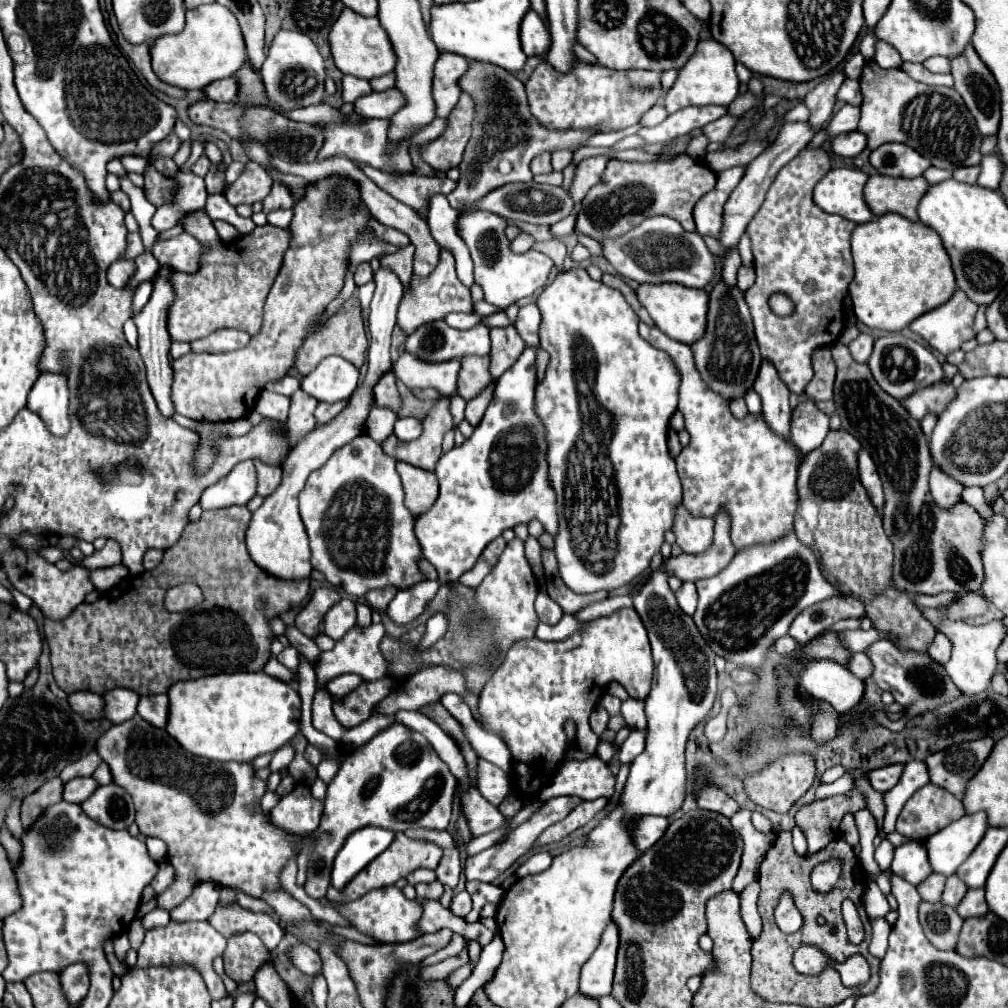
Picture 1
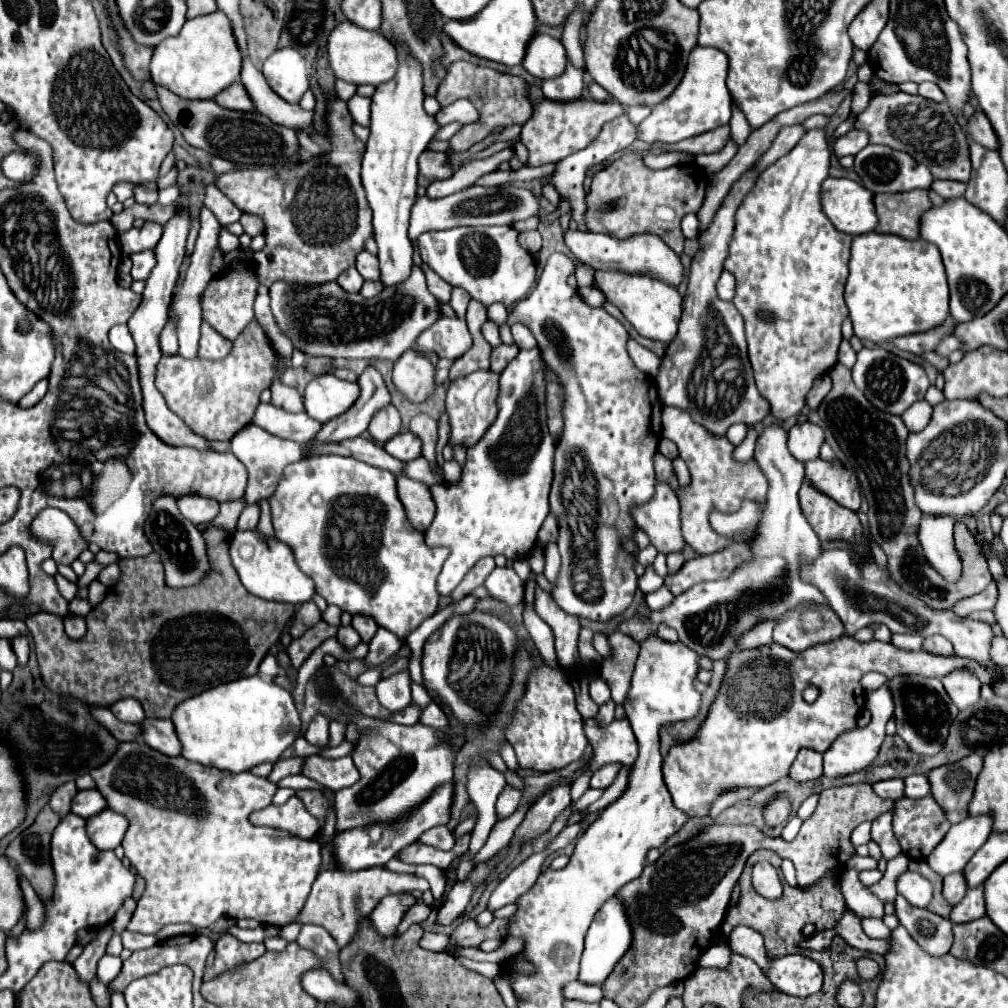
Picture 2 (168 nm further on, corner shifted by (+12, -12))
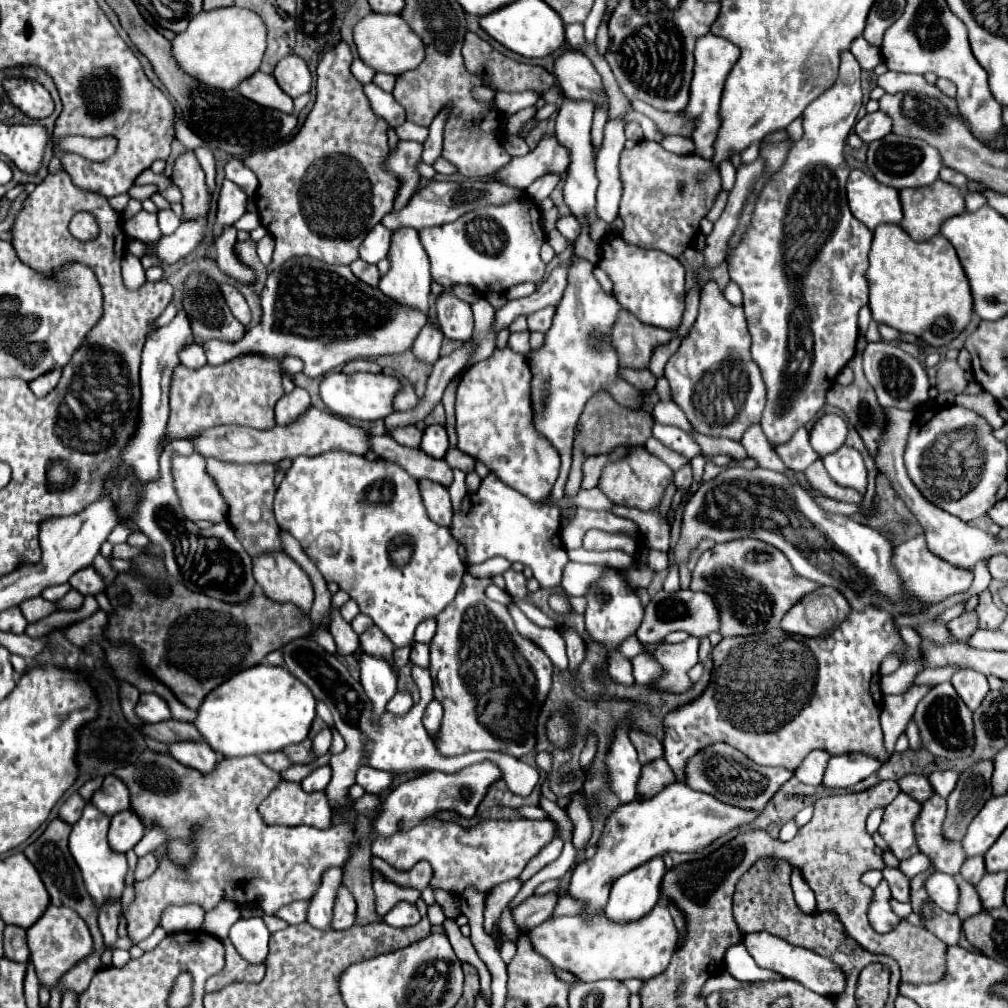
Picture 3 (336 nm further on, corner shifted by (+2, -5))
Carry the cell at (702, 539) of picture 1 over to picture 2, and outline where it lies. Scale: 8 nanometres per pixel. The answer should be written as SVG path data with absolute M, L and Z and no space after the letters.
M656 480L654 498L646 504L632 506L632 520L640 530L644 530L650 542L660 552L680 552L684 546L684 538L680 532L680 502L674 490Z

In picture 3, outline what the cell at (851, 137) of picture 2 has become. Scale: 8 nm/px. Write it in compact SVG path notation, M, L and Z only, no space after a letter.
M866 113L854 127L854 133L864 141L864 143L872 143L876 139L886 137L892 131L892 121L882 113Z

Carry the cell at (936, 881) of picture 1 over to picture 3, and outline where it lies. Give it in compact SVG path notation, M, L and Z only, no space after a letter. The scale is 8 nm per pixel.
M960 873L954 875L954 881L958 883L958 889L960 889L960 901L958 901L958 911L956 911L956 915L964 921L964 919L980 913L980 911L982 911L982 905L980 905L980 901L978 901L976 889L974 889L972 885L968 885L968 883L962 879Z

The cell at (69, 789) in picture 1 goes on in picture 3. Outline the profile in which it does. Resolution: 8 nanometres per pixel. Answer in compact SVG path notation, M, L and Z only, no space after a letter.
M106 775L104 785L92 795L90 803L94 803L96 809L100 809L104 815L112 817L114 813L128 809L128 805L130 805L128 795L130 793L122 781L118 781L114 775Z

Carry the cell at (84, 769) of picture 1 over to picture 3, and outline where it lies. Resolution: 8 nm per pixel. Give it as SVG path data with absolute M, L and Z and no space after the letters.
M78 791L72 793L72 795L60 805L60 819L64 819L66 823L72 825L72 823L78 821L78 817L82 815L84 805L86 805L86 801L78 795Z

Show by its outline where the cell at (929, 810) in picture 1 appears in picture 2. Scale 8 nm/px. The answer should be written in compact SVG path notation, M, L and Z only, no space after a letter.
M932 796L920 798L920 800L908 800L908 798L898 800L894 804L892 824L894 824L894 834L902 846L902 852L910 860L926 860L950 830L950 822L946 820L946 814L942 812L942 808Z

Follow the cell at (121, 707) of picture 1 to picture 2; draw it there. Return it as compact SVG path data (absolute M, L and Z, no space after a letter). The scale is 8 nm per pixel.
M124 698L124 700L118 700L114 702L112 706L112 712L118 720L122 722L142 722L146 716L144 716L144 708L142 704L136 700L136 698Z

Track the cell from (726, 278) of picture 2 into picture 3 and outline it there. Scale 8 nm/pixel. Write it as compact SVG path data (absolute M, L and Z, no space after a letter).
M730 281L724 289L724 297L732 303L732 305L742 305L742 291L738 289L738 285L734 281Z

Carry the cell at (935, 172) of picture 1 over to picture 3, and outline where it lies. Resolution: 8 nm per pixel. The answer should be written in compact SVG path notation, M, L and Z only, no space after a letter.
M964 191L964 201L966 201L968 211L974 211L974 209L980 209L982 205L986 205L986 199L980 193L970 193L970 191Z

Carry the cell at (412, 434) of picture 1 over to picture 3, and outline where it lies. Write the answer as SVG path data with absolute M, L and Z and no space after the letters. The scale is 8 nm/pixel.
M428 425L424 429L422 441L420 441L420 449L424 453L428 453L430 457L444 457L446 449L448 449L446 429L442 425Z

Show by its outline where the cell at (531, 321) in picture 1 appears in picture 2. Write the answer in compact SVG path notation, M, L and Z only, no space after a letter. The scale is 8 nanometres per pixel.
M512 324L510 330L512 330L512 336L514 336L518 348L534 348L536 346L536 338L524 324Z

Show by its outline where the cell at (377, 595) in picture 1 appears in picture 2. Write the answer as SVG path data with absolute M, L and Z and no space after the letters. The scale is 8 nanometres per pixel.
M354 616L354 620L352 620L352 626L358 630L358 634L360 634L360 638L362 638L362 642L370 642L372 640L372 636L376 634L376 630L378 630L378 626L376 626L376 622L372 620L372 618L366 618L366 616Z

